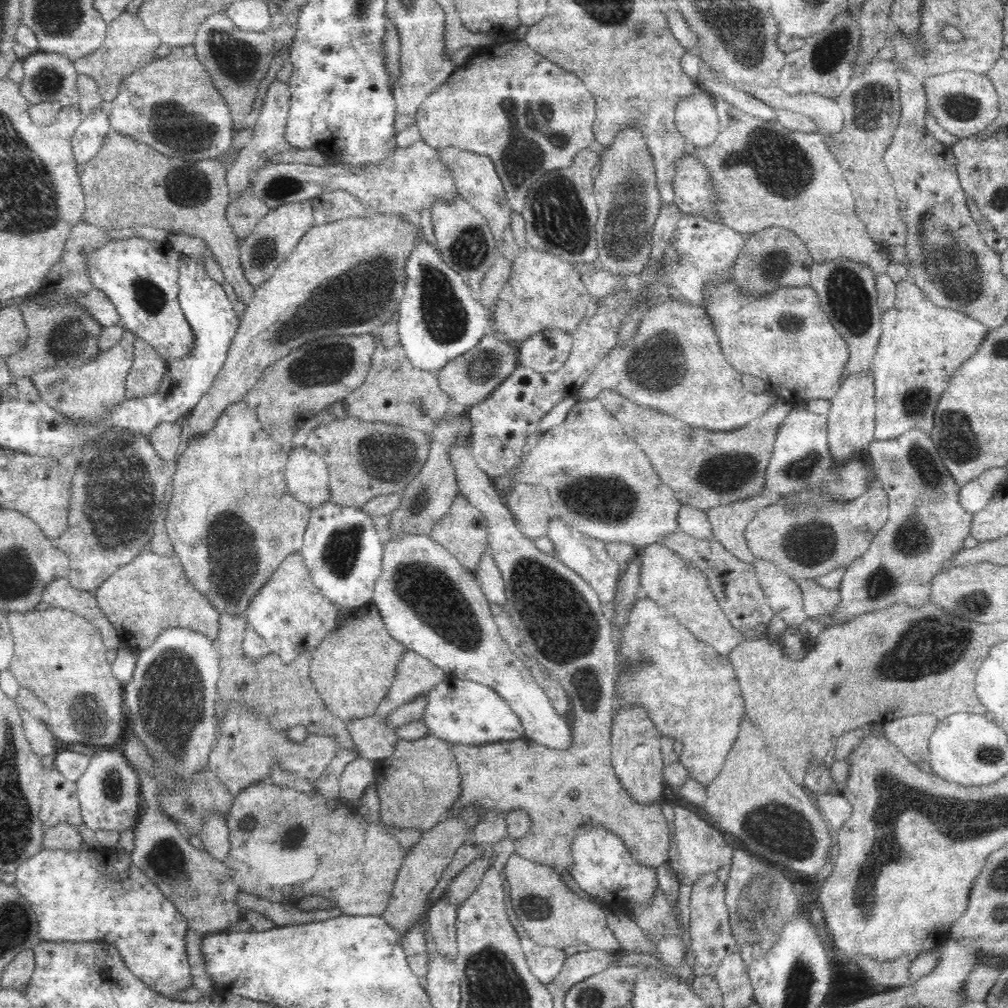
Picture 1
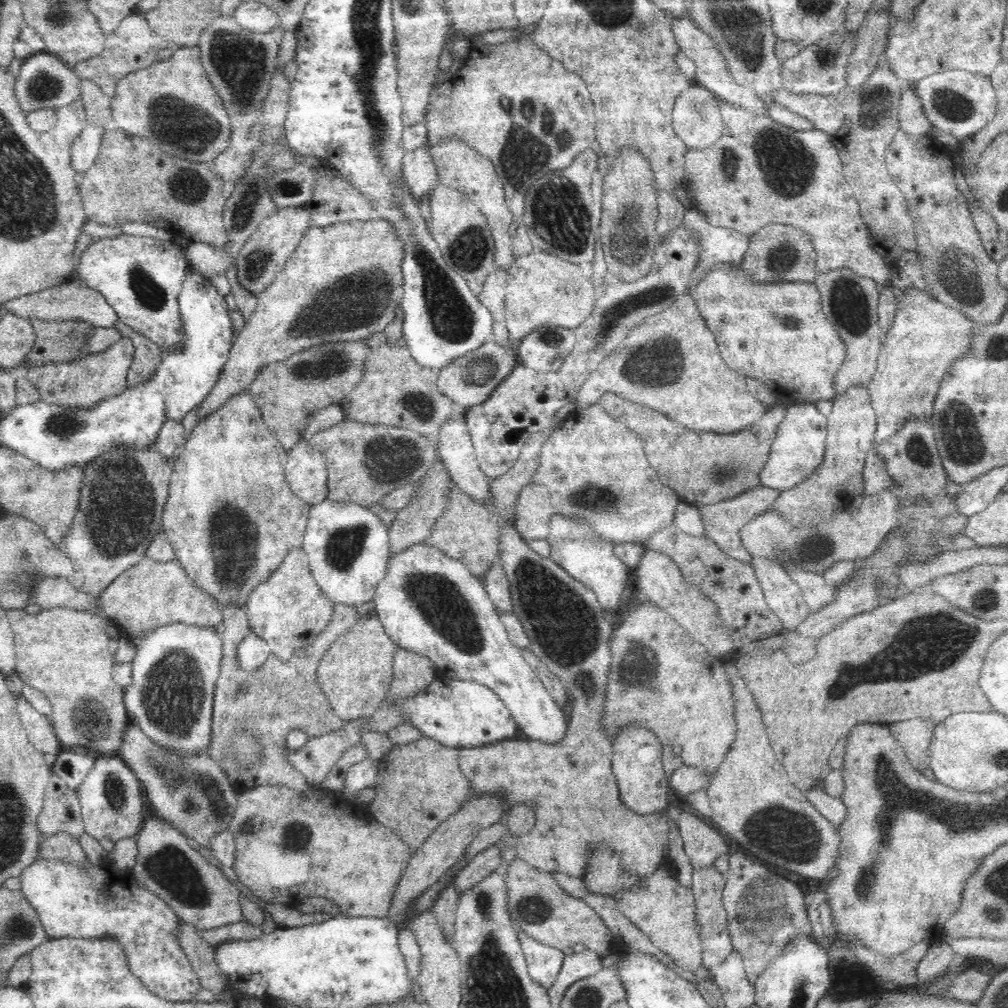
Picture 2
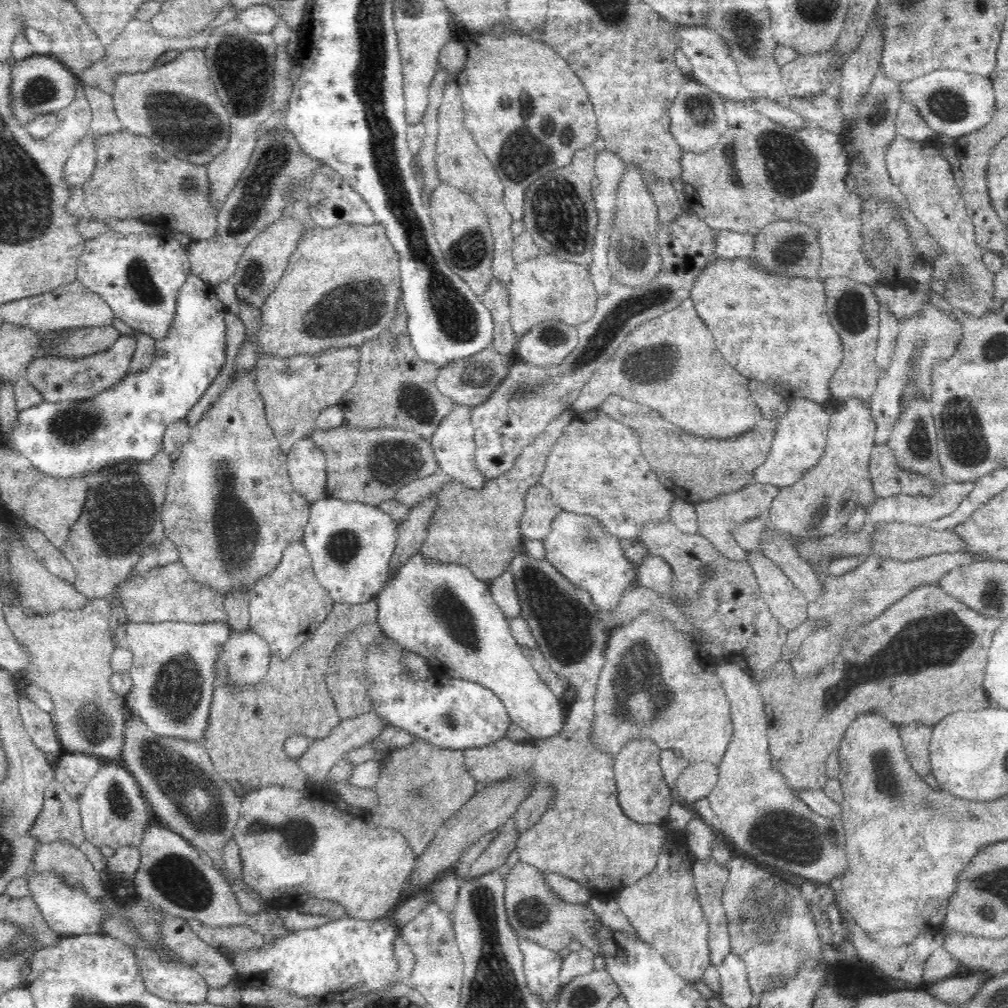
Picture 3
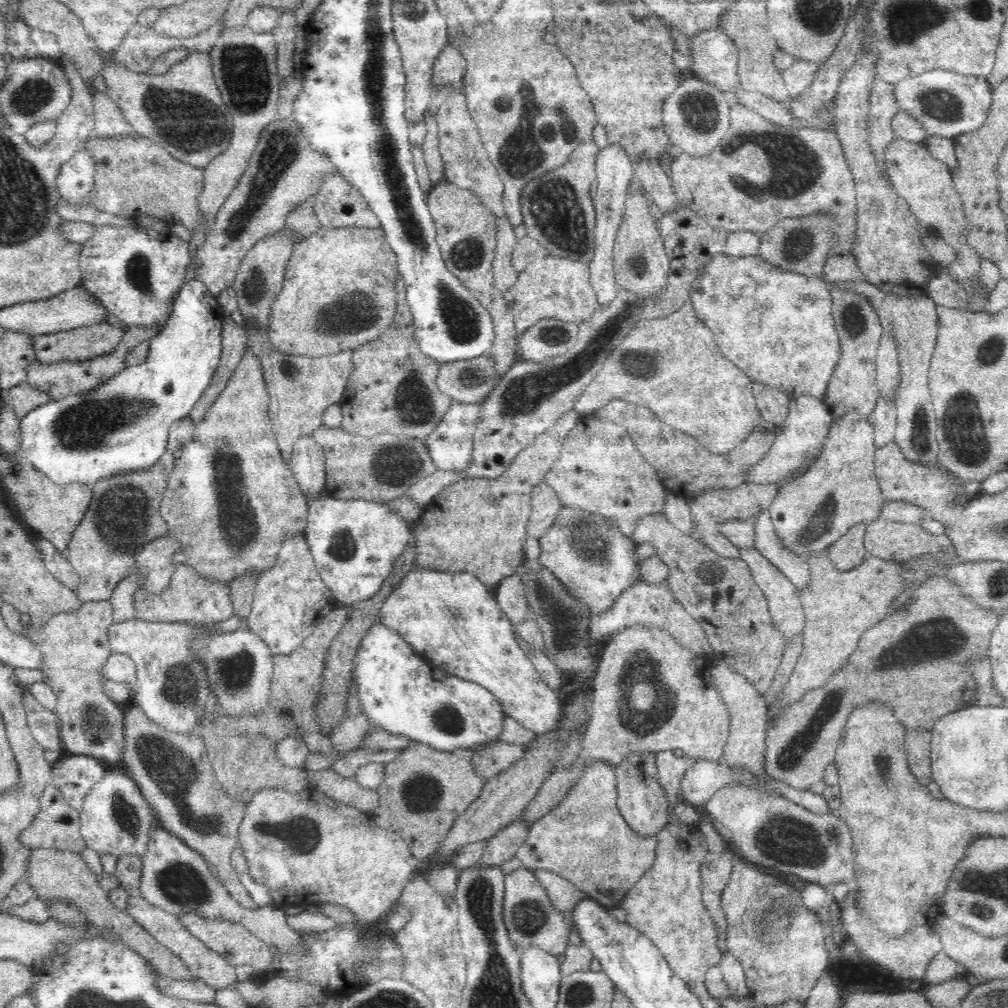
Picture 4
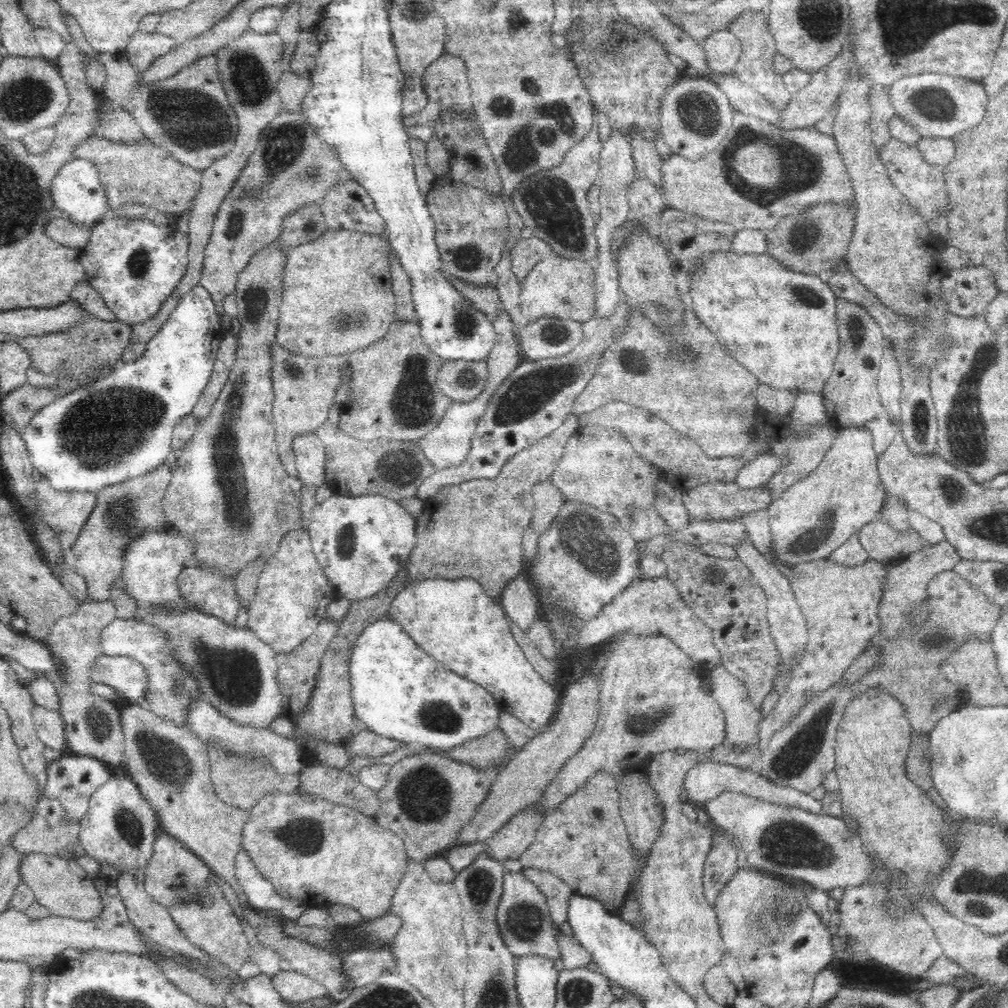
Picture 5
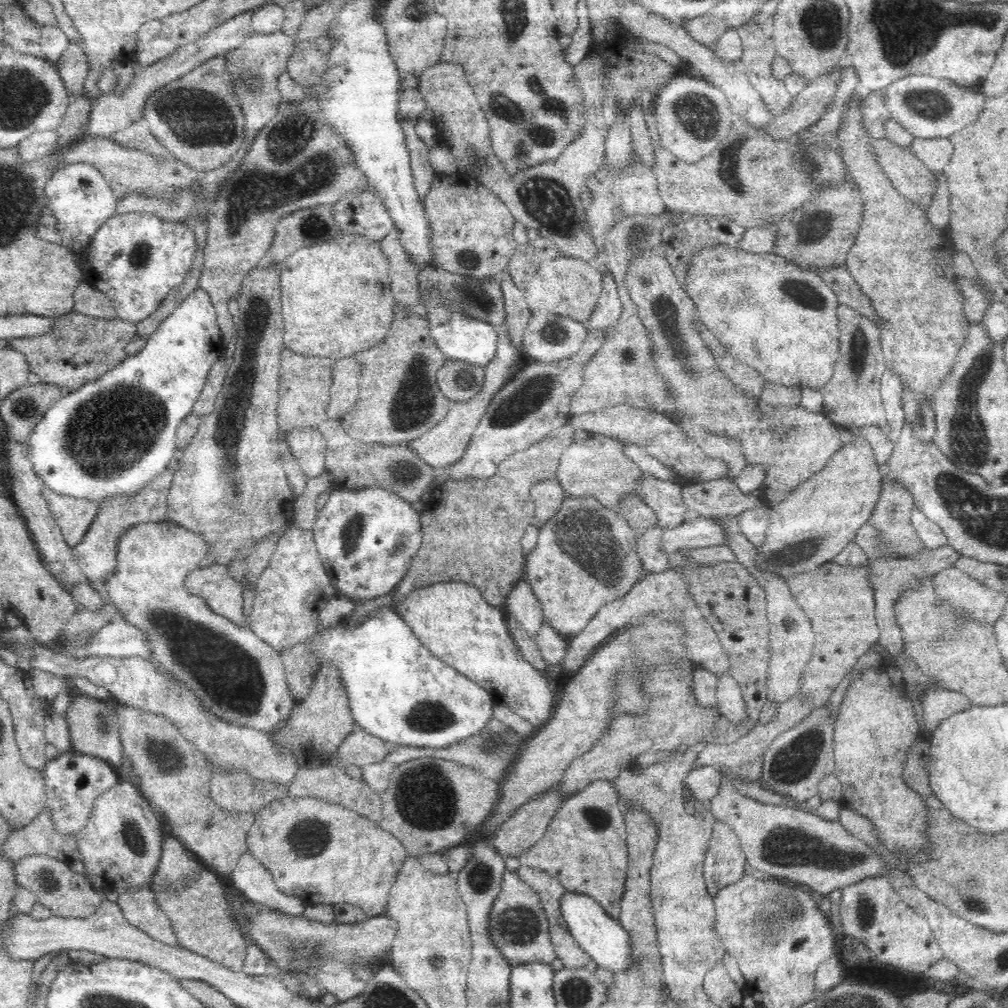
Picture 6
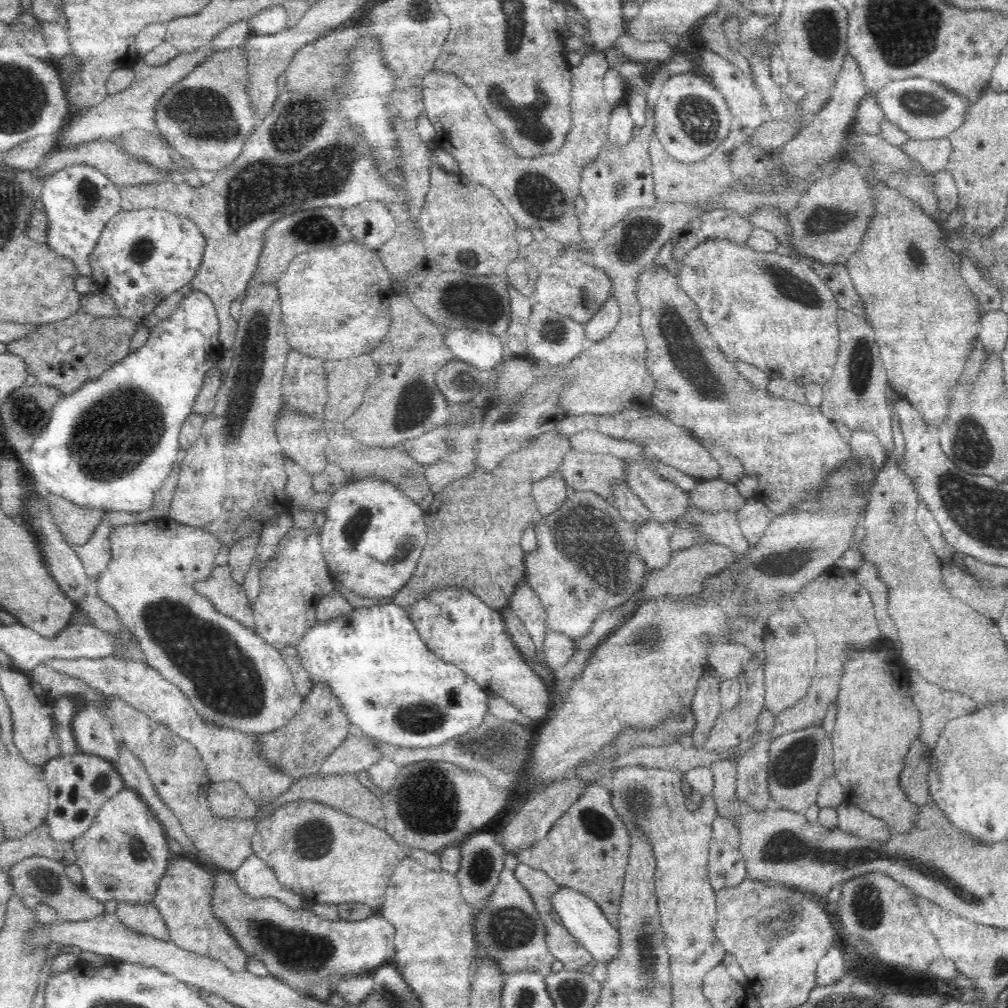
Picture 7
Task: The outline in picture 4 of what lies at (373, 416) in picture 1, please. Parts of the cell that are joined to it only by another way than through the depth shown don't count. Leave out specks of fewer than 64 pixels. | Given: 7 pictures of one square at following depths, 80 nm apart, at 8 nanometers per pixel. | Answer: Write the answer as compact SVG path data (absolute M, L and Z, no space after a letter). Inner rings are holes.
M412 324L404 328L391 326L377 340L355 348L352 362L354 362L354 372L348 382L350 386L347 386L345 390L346 400L344 404L340 402L342 414L344 414L342 428L352 436L370 438L370 436L386 432L386 434L426 440L454 402L437 387L441 364L422 353Z

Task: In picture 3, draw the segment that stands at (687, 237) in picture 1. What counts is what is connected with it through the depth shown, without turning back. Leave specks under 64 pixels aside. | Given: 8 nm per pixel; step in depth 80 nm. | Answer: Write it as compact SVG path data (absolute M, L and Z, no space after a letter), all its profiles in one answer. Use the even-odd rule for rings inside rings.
M716 230L716 246L713 258L746 258L752 257L755 236L750 233L734 232L732 230Z

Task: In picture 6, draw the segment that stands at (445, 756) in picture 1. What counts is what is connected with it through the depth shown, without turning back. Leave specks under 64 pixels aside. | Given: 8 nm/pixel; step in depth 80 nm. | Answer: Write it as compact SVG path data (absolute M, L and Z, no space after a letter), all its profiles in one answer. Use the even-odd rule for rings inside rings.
M416 758L395 767L386 791L380 793L383 818L380 826L399 838L407 855L441 854L444 850L466 843L469 835L495 810L500 784L484 778L473 768L441 758Z

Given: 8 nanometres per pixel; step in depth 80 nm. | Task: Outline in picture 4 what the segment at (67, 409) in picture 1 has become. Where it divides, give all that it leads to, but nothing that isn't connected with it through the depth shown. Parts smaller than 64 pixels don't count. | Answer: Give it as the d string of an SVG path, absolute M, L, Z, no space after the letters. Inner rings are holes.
M146 326L128 327L123 340L112 354L97 356L96 359L84 363L60 362L54 365L44 365L35 361L27 369L26 380L38 390L48 393L52 401L57 401L73 394L83 394L83 392L88 392L94 387L104 384L107 380L110 380L110 377L114 377L118 372L125 370L127 368L125 363L127 352L130 352L130 349L133 349L137 344L153 339L157 331L159 330L147 328Z

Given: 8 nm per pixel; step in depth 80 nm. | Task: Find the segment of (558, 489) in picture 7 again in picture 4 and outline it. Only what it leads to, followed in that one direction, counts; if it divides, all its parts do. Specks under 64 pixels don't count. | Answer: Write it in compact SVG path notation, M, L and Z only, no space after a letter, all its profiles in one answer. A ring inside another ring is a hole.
M542 481L532 488L530 502L532 502L532 516L528 522L528 534L532 534L532 537L538 540L548 532L548 528L556 520L560 500L556 498L556 491Z

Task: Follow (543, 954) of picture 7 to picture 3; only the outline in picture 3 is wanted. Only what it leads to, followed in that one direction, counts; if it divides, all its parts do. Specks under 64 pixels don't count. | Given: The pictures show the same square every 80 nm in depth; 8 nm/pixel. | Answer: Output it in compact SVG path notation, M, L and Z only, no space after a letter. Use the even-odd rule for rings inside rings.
M519 860L505 876L505 907L510 927L519 938L528 938L554 952L564 950L572 940L578 940L584 947L599 954L597 928L603 924L596 923L598 916L586 902L564 902L551 890L543 873L535 866Z

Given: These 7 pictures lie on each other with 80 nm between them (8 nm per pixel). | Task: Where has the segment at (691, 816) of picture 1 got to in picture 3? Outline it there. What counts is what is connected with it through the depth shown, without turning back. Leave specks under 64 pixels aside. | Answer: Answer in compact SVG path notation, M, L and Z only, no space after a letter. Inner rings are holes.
M697 816L691 819L682 831L690 852L695 856L693 862L712 857L713 844L718 838L718 832Z

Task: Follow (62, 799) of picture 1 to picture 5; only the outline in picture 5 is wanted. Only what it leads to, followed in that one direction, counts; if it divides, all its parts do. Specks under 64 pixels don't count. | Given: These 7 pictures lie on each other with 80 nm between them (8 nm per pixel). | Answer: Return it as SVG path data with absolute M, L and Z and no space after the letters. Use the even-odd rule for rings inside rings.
M42 796L36 814L32 816L32 822L23 826L12 838L12 847L18 853L52 854L62 858L77 859L85 855L82 843L80 843L80 825L70 822L64 807L56 799L48 799Z

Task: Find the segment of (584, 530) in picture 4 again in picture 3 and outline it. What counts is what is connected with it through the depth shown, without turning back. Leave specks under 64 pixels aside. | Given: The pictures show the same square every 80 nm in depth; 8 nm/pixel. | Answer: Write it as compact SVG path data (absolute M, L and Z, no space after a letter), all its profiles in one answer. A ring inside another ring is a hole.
M557 512L551 531L541 540L547 560L566 580L585 590L601 612L618 606L625 590L635 584L637 565L628 561L620 539L608 533L602 523L592 516L573 512Z

